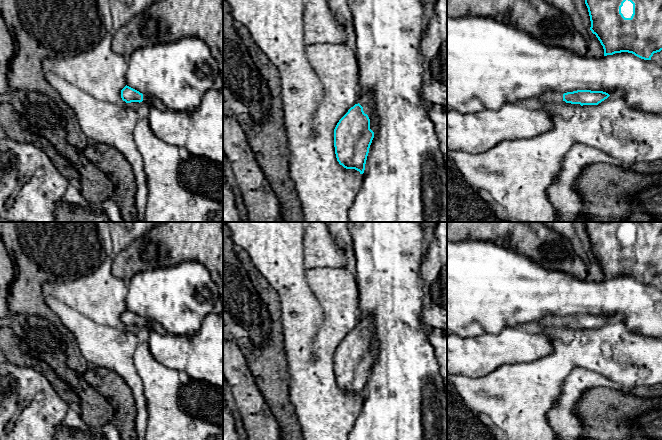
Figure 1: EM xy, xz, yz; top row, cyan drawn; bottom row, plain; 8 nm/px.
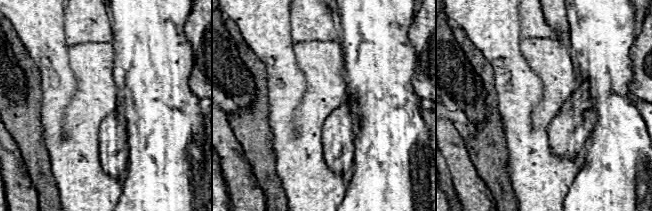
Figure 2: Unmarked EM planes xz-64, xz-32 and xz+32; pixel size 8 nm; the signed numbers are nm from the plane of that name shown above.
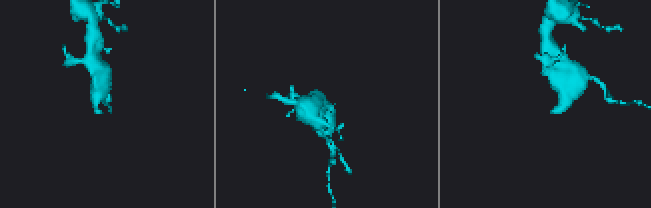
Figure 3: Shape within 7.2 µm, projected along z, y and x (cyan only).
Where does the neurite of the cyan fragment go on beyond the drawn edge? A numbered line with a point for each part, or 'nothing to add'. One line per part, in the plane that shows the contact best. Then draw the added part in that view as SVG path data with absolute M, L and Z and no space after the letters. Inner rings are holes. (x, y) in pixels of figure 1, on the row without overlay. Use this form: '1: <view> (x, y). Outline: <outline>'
1: xz (366, 325). Outline: M371 317L364 318L360 321L358 326L365 338L370 340L370 353L375 356L378 352L379 345L372 339L373 336L373 321Z

